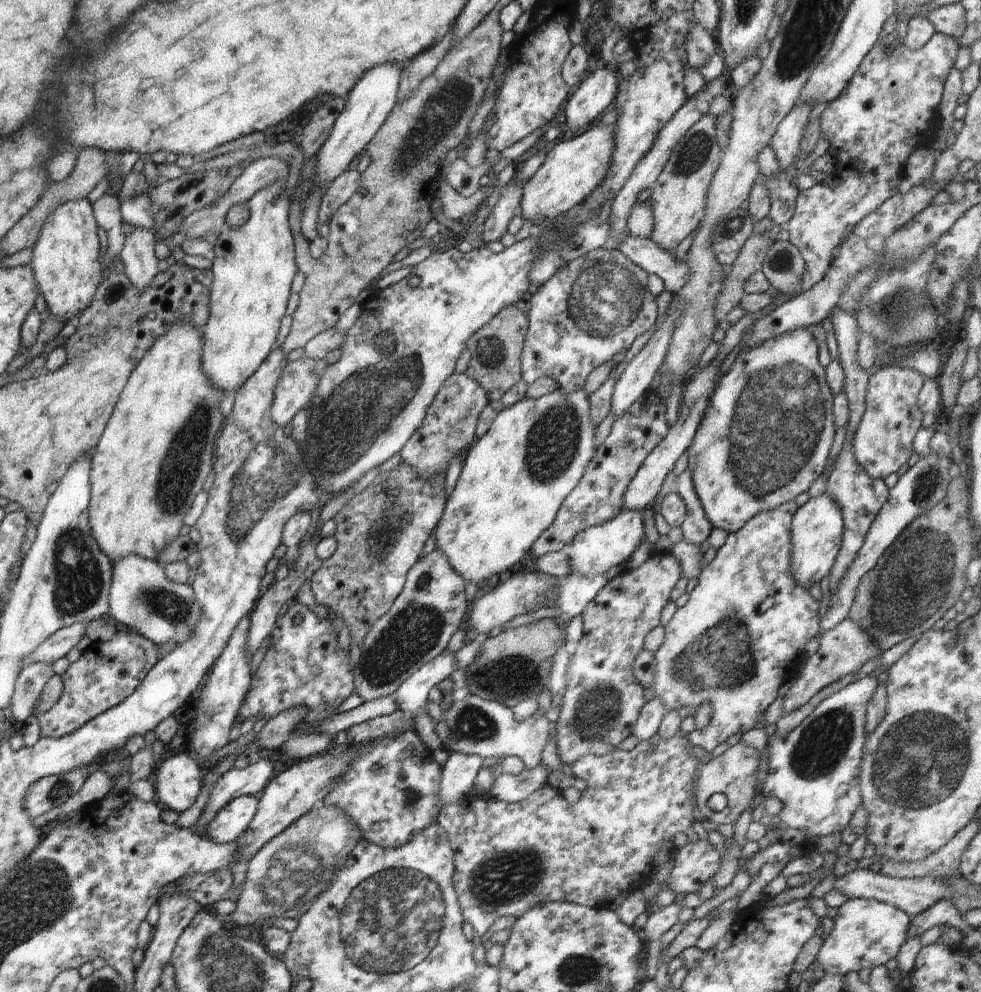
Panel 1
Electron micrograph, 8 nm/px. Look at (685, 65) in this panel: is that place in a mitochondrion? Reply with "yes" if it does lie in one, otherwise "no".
no

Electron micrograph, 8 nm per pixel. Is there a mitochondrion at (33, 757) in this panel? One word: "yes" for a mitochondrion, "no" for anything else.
no

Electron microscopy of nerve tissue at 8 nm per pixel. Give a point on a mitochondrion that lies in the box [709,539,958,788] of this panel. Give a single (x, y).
(825, 740)

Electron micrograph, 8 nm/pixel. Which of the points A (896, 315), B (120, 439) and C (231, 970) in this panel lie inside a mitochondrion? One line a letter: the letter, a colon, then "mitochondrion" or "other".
A: mitochondrion
B: other
C: mitochondrion

